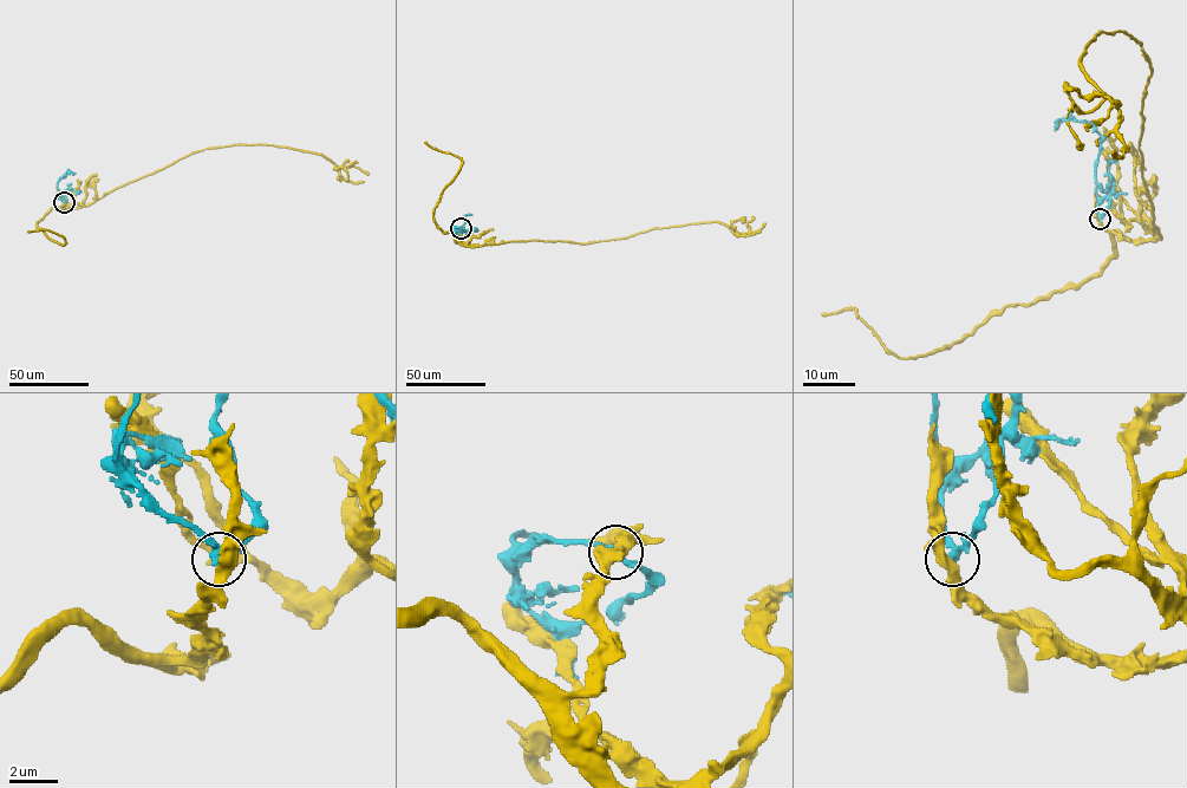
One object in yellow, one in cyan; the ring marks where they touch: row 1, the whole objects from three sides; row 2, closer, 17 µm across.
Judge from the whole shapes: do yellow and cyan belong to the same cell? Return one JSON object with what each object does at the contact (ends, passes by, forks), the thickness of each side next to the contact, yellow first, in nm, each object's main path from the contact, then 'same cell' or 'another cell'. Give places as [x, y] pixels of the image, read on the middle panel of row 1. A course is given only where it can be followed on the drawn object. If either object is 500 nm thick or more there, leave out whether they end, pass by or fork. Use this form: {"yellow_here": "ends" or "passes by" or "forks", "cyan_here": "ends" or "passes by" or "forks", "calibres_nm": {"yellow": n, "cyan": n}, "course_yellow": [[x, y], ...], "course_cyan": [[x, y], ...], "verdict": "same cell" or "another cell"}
{"yellow_here": "passes by", "cyan_here": "passes by", "calibres_nm": {"yellow": 480, "cyan": 280}, "course_yellow": [[461, 228], [457, 240], [476, 247], [532, 240], [589, 243], [710, 222], [749, 233], [764, 225]], "course_cyan": [[461, 228], [454, 227], [460, 228], [465, 215], [471, 215]], "verdict": "another cell"}

